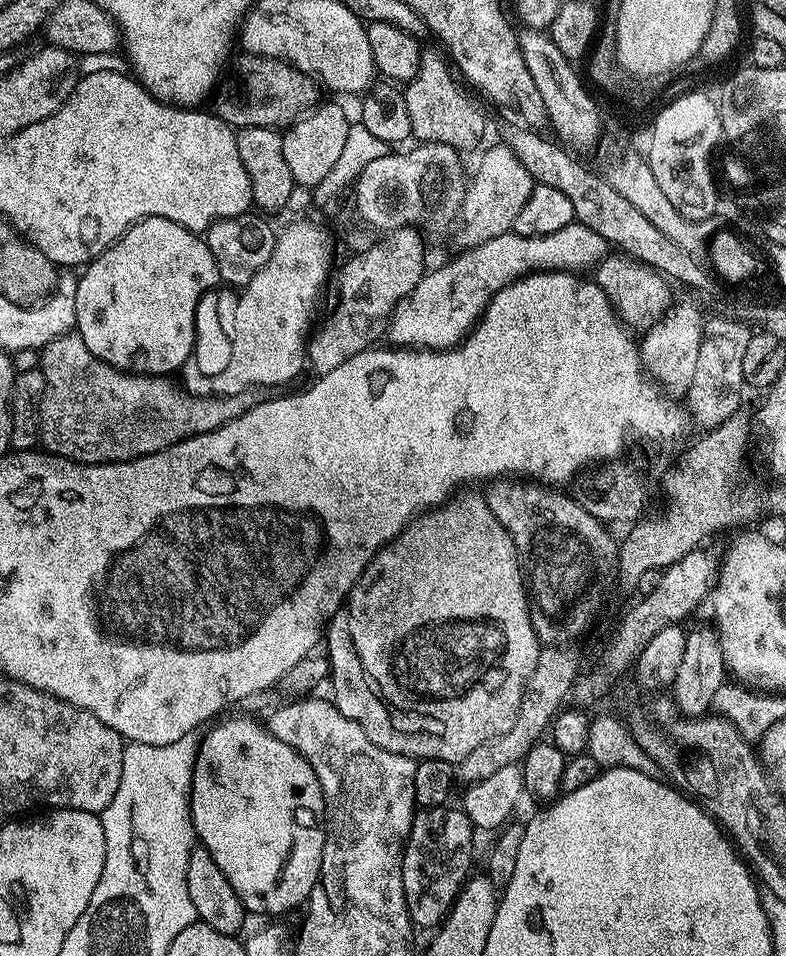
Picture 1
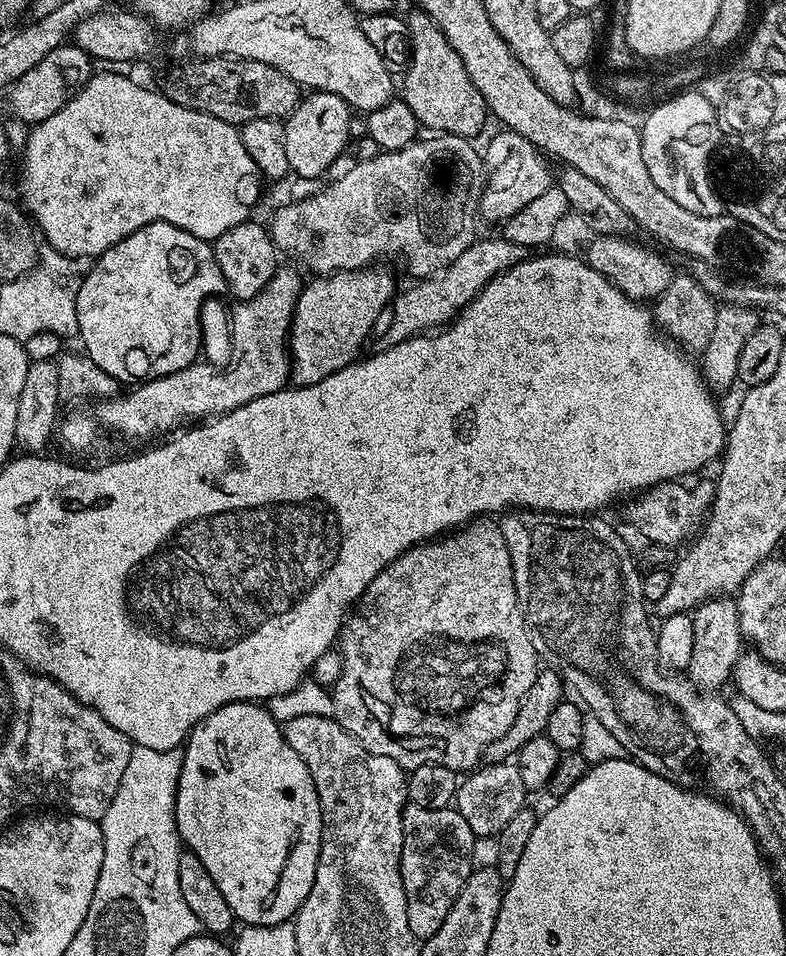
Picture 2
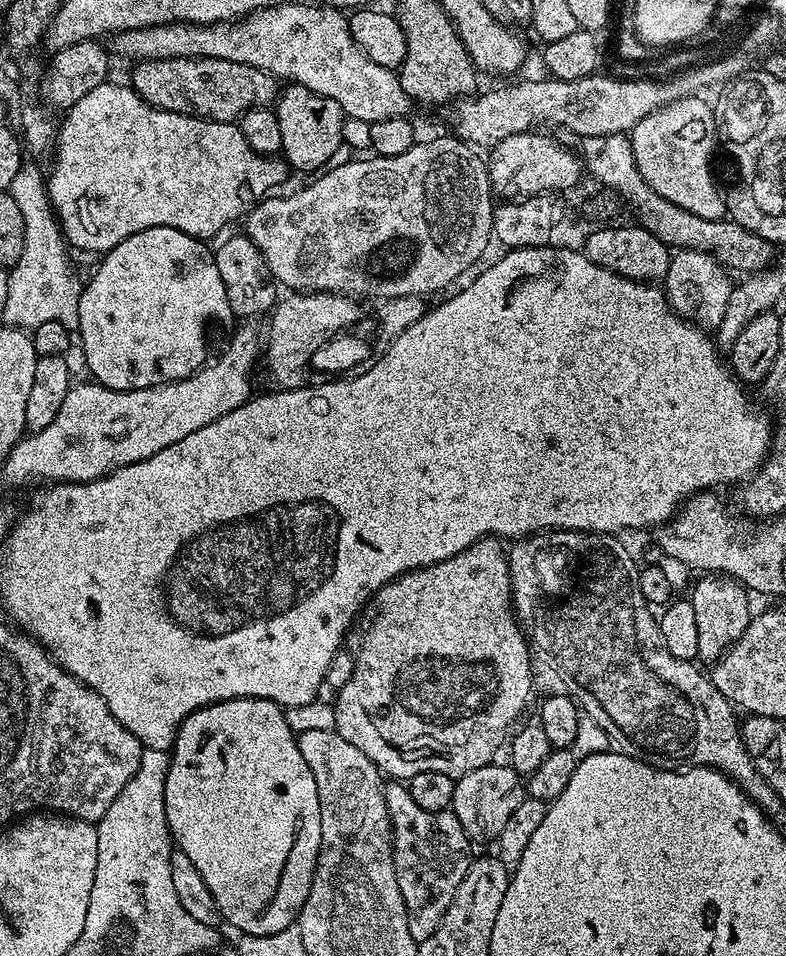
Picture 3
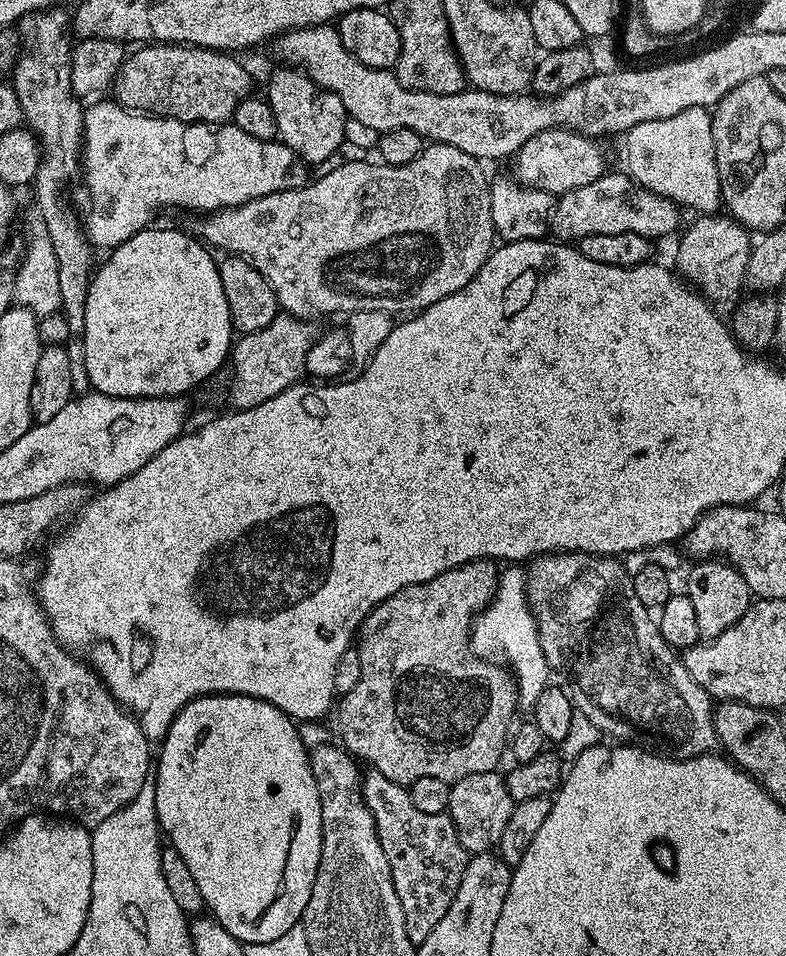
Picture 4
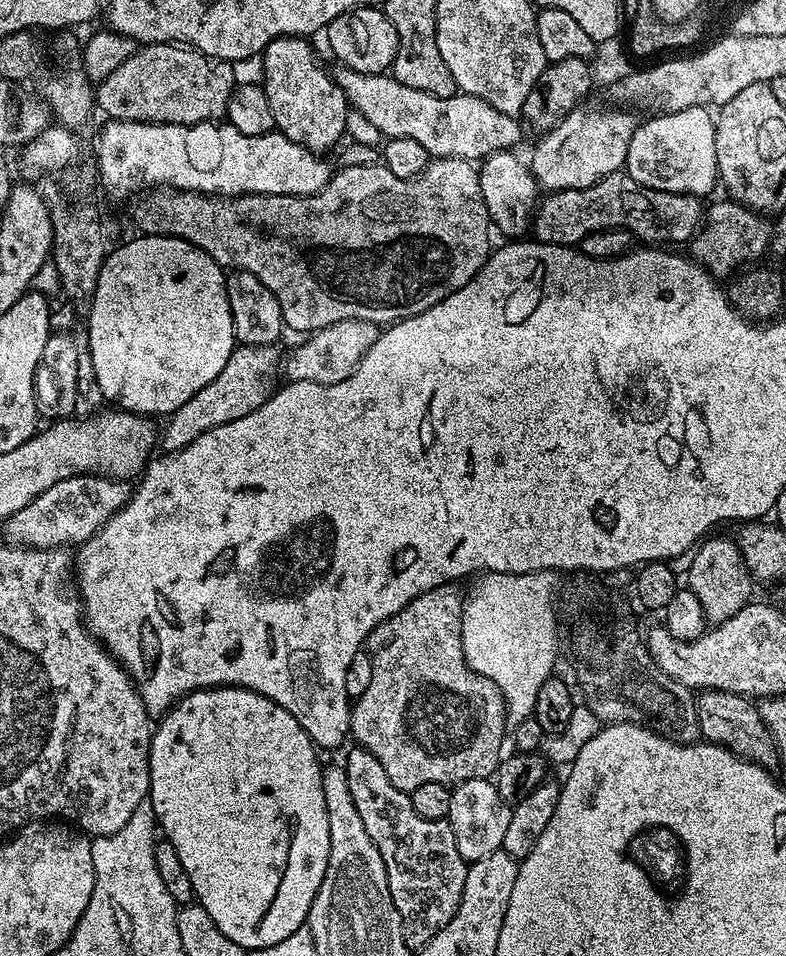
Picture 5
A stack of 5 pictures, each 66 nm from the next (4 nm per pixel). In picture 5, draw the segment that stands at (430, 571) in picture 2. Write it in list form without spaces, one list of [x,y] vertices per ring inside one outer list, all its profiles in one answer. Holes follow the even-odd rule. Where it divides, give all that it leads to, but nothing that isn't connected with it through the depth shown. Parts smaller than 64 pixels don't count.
[[[455,583],[444,584],[440,588],[435,588],[418,598],[414,598],[405,608],[398,610],[398,614],[383,620],[369,634],[366,641],[366,651],[372,658],[374,675],[370,678],[370,686],[366,686],[366,694],[355,697],[352,704],[352,717],[348,723],[350,736],[351,739],[356,739],[353,741],[359,747],[370,750],[370,754],[374,754],[374,758],[378,758],[378,763],[382,766],[382,770],[386,770],[386,778],[390,778],[393,786],[409,794],[414,790],[418,790],[418,786],[422,786],[426,782],[438,782],[439,784],[455,786],[467,780],[489,779],[495,773],[497,766],[500,765],[502,759],[500,747],[503,746],[504,740],[506,744],[505,702],[503,695],[490,678],[476,673],[464,660],[462,640],[460,638],[462,592],[459,592],[456,588],[459,587]]]

